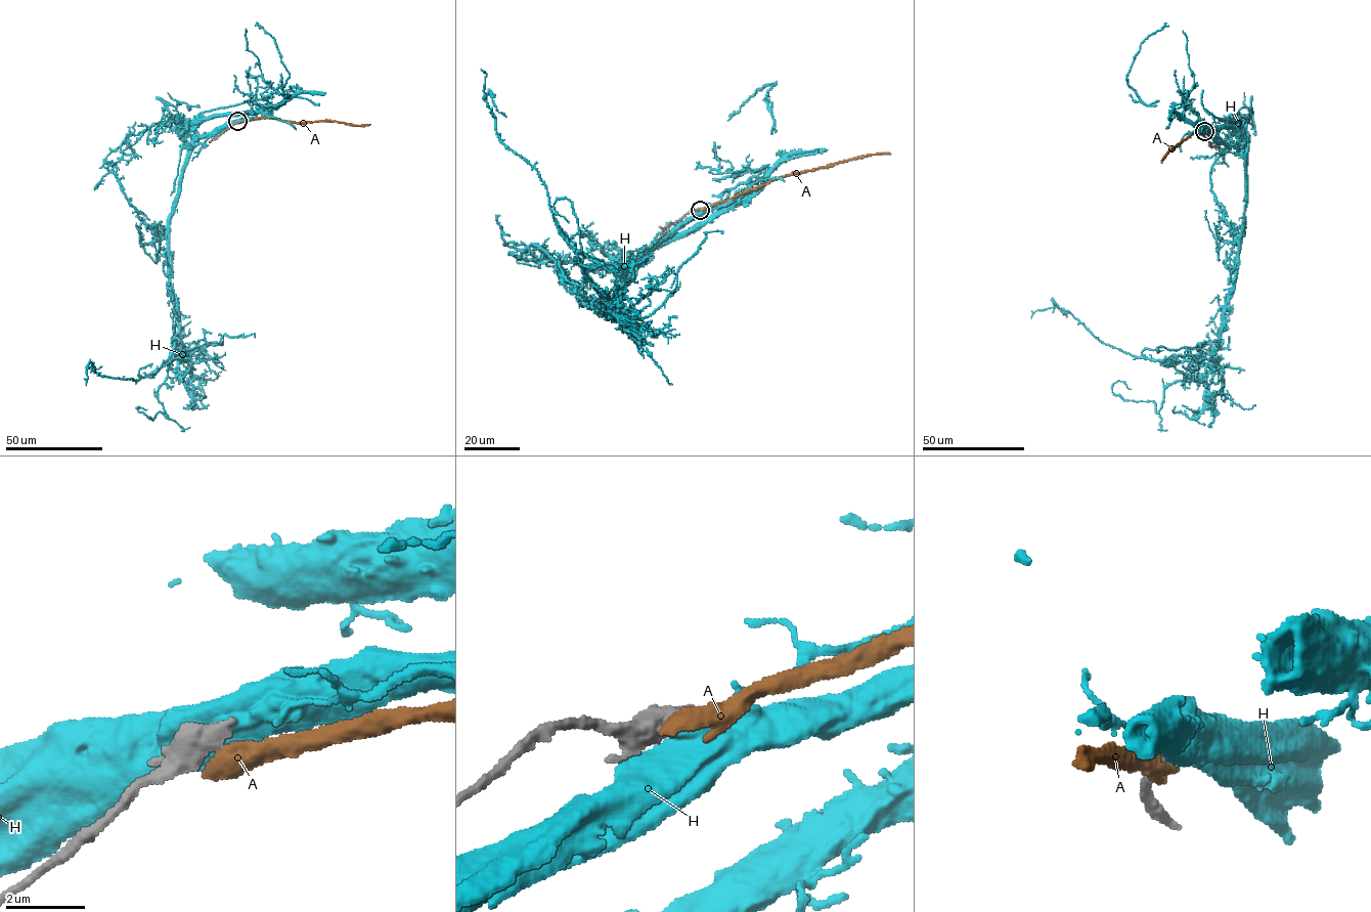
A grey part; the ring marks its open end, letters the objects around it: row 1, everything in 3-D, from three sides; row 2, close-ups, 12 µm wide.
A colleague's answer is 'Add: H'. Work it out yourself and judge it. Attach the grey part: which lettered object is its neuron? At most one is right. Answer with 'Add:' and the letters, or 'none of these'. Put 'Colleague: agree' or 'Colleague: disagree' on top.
Colleague: agree
Add: H

